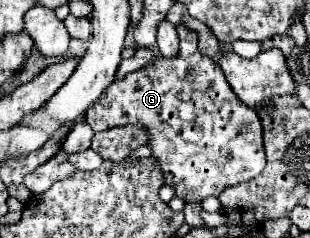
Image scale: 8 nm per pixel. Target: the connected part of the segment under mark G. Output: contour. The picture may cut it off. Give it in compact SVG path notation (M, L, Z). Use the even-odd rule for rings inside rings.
M184 23L176 25L176 31L180 35L180 57L156 59L146 67L114 81L108 87L106 97L86 111L86 121L94 133L128 123L142 123L148 131L148 147L152 149L152 157L164 173L164 185L172 187L176 197L188 203L204 201L210 195L218 197L222 189L254 179L264 171L266 155L262 145L262 125L256 111L244 107L240 99L236 99L236 93L228 87L220 67L198 51L196 31L188 31Z

